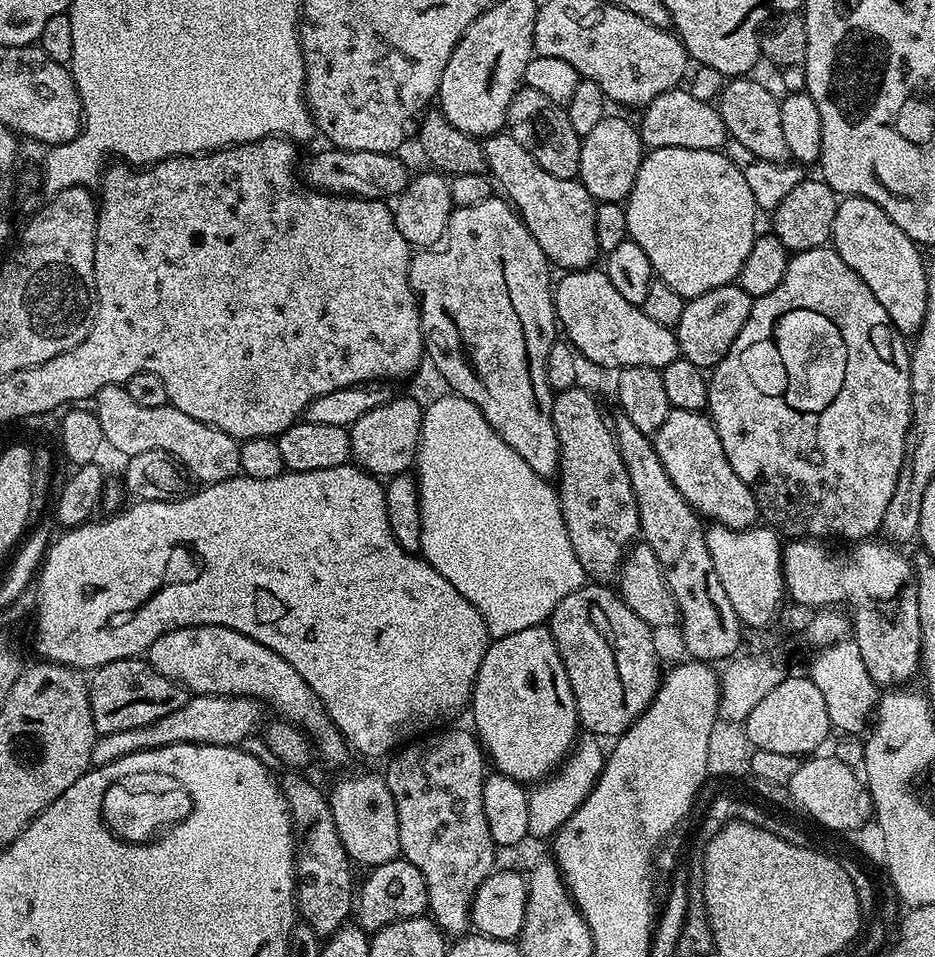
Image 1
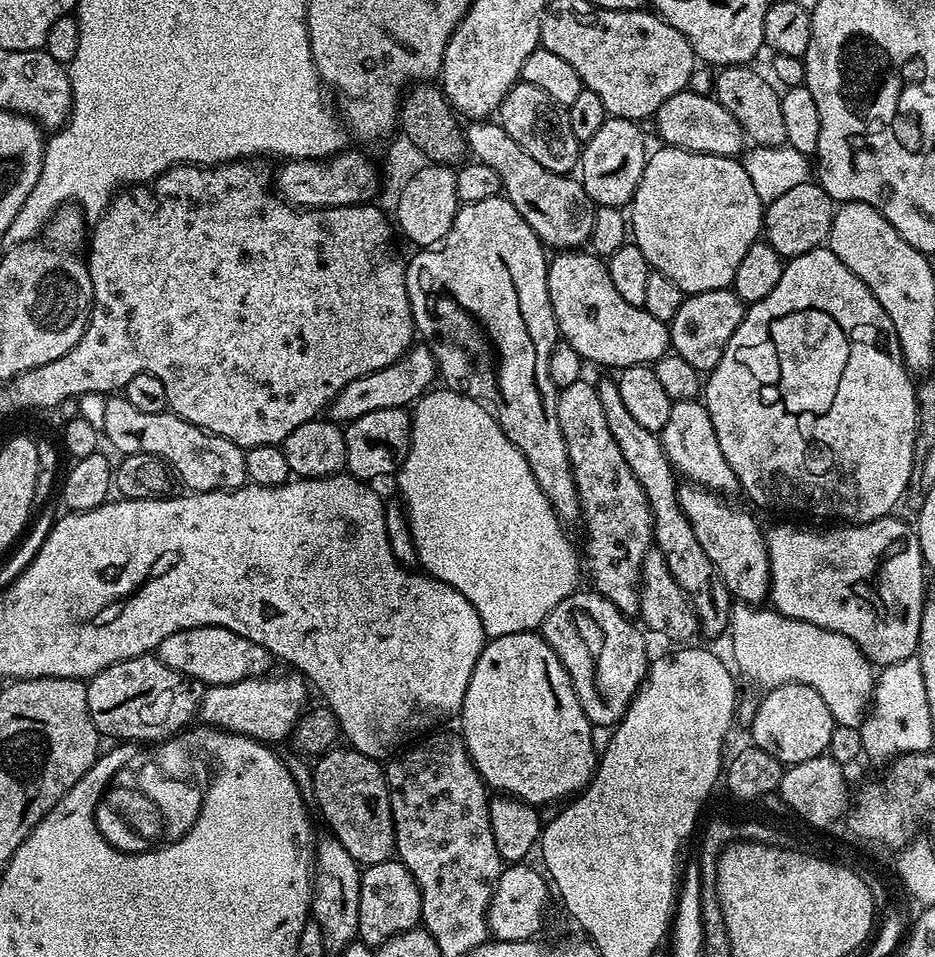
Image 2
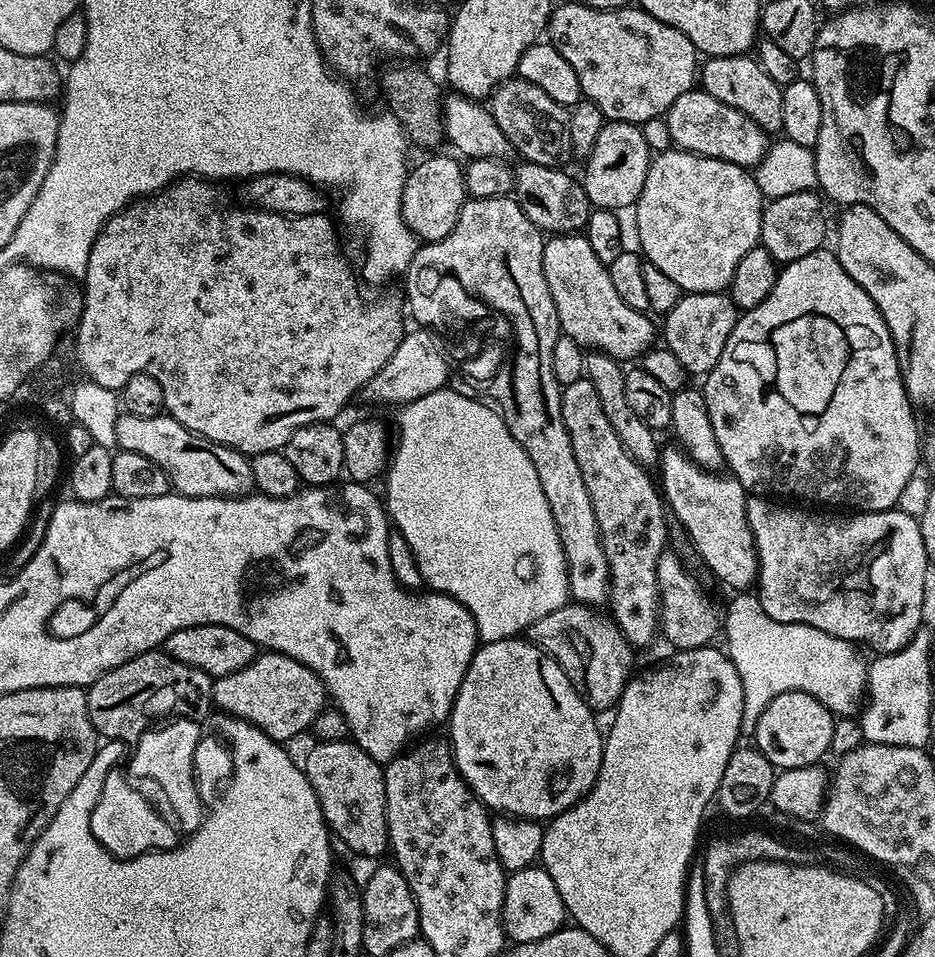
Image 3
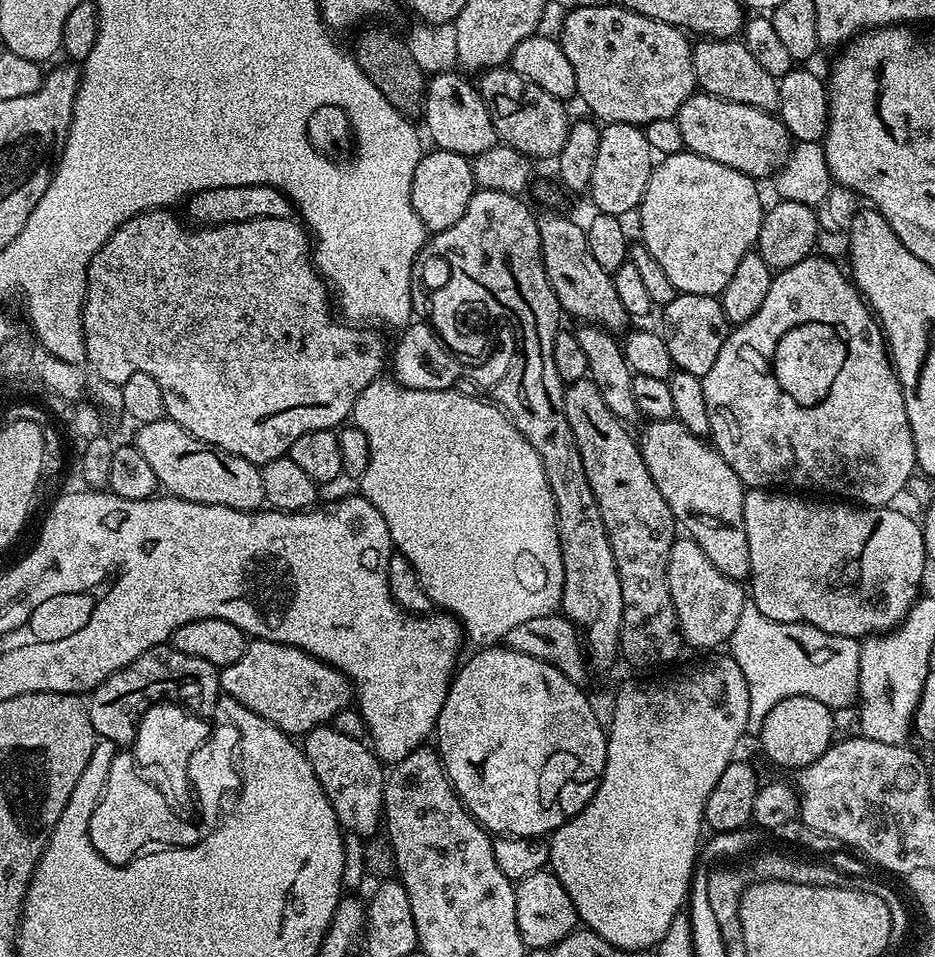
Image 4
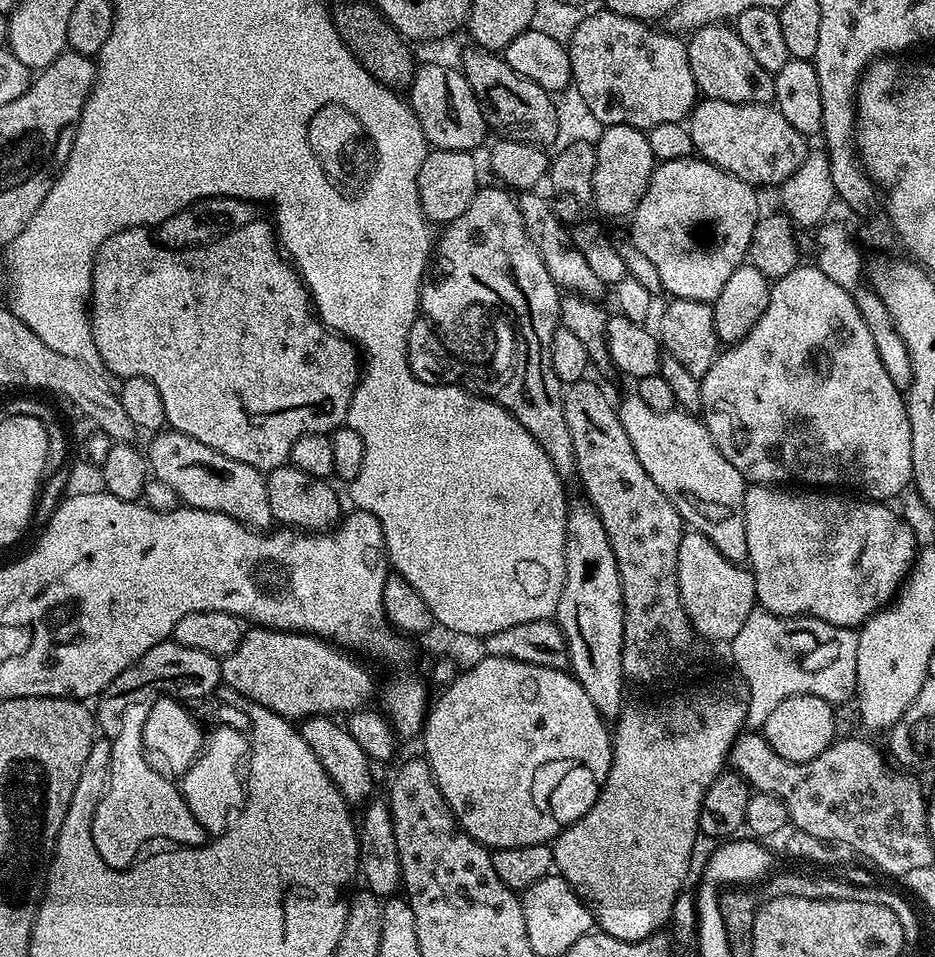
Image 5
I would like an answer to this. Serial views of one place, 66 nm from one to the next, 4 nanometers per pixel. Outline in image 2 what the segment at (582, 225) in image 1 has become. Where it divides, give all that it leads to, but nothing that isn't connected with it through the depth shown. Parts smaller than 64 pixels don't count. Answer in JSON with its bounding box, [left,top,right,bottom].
[464,118,596,250]

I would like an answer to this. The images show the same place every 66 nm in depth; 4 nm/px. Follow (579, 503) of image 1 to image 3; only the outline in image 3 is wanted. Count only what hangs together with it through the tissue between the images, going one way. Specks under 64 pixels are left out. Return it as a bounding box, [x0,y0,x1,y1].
[560,378,668,650]

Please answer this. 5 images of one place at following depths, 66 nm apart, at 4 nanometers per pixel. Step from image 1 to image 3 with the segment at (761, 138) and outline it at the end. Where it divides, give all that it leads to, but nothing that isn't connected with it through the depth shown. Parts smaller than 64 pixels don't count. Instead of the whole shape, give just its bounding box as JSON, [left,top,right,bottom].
[698,55,783,134]

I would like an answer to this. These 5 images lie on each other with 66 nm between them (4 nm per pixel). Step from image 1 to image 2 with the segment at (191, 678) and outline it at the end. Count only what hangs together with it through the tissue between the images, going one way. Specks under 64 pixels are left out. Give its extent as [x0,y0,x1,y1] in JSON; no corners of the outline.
[158,628,274,686]

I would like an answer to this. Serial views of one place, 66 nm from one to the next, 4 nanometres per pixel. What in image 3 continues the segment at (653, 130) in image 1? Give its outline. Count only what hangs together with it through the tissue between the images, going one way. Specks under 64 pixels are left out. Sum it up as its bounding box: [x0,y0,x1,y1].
[663,90,769,169]

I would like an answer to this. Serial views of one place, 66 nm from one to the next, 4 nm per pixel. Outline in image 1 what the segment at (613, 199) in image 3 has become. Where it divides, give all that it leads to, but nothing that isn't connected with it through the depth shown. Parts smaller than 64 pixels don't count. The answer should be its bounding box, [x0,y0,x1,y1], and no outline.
[578,114,646,202]

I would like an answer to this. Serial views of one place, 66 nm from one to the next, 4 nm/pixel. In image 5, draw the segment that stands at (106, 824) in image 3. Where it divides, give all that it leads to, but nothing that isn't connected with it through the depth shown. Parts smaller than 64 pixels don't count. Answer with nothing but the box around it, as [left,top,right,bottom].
[91,703,208,868]

